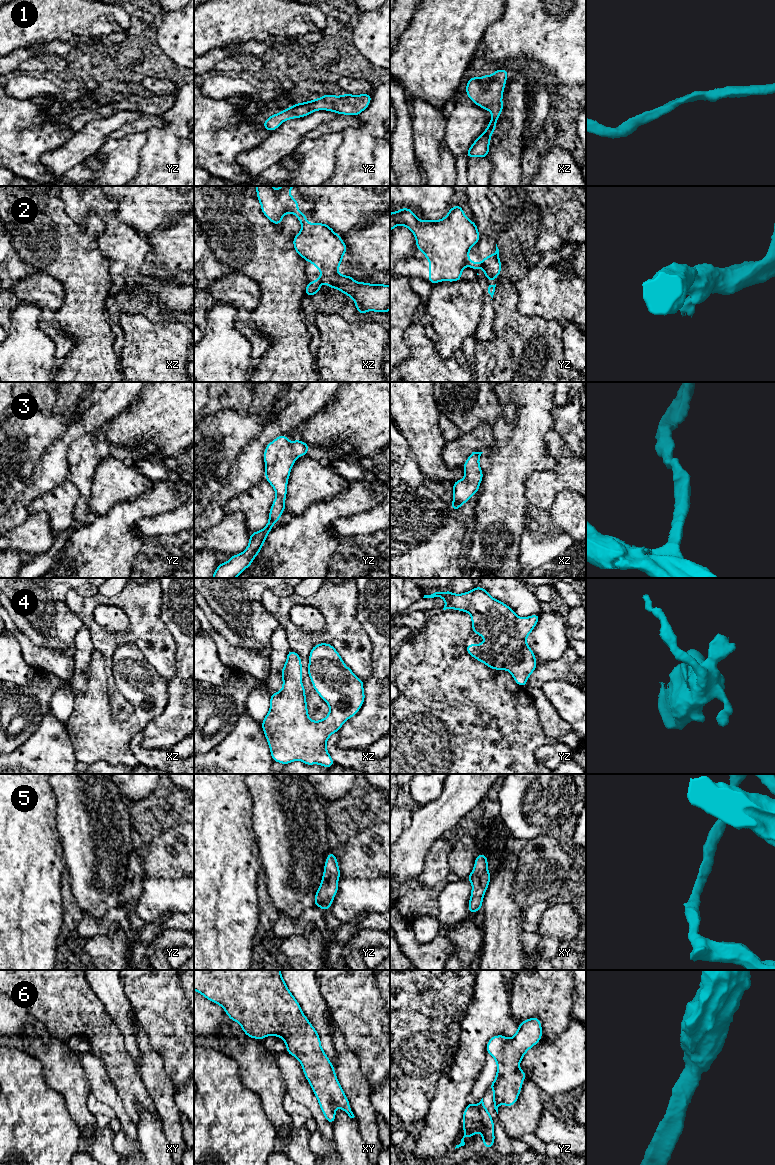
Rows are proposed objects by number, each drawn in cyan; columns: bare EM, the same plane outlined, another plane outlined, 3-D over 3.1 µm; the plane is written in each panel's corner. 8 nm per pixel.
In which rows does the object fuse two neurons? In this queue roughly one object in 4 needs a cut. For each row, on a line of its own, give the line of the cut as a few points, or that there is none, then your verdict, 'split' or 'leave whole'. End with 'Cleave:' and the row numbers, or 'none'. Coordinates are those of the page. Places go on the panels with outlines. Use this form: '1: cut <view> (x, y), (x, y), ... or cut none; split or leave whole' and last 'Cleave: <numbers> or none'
1: cut none; leave whole
2: cut xz (310, 261), (318, 261), (321, 264), (322, 271); split
3: cut none; leave whole
4: cut none; leave whole
5: cut none; leave whole
6: cut none; leave whole
Cleave: 2

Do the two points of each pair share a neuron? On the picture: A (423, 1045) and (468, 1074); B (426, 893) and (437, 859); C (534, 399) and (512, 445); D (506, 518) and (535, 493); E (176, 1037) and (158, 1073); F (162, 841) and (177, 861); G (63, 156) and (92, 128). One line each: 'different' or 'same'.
A: different
B: same
C: same
D: different
E: different
F: same
G: same

